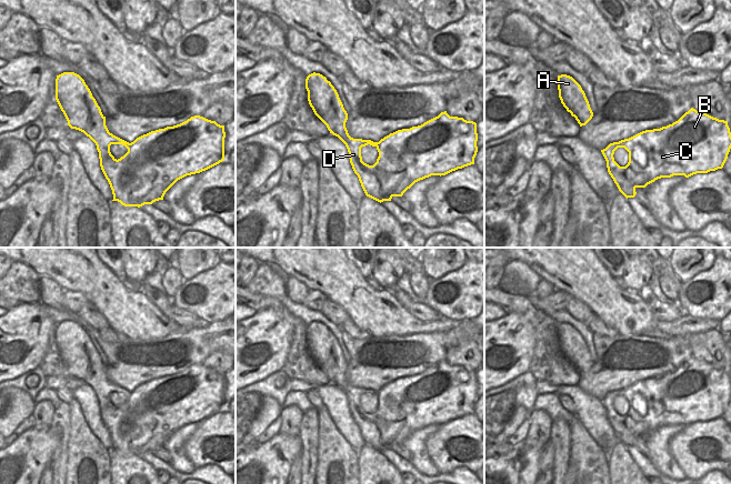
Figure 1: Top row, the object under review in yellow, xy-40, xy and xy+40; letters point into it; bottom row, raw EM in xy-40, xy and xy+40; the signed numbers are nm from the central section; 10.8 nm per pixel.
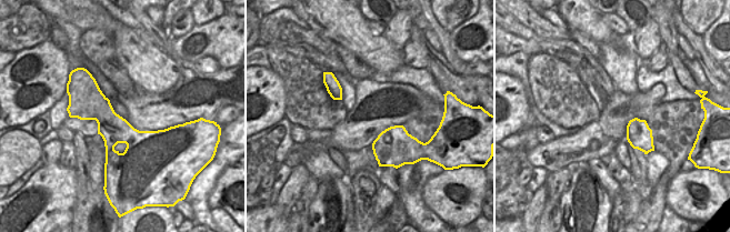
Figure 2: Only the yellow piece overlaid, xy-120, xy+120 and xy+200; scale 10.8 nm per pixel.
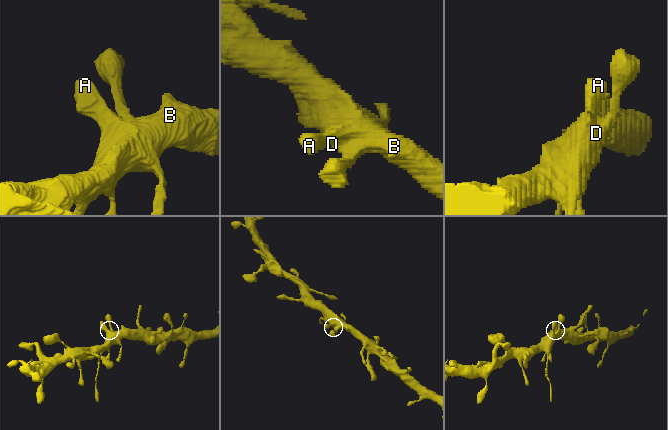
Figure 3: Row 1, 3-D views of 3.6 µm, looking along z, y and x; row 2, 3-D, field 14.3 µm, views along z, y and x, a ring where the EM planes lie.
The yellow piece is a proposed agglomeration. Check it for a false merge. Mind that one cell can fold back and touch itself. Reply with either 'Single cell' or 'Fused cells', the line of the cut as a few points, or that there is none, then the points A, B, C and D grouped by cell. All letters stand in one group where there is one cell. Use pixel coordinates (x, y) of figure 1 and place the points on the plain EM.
Single cell. No split. Groups: A B C D.

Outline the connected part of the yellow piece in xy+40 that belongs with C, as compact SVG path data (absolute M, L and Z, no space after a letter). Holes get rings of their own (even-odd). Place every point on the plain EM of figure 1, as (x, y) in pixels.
M691 356L672 373L610 392L601 401L609 423L628 447L635 445L637 436L645 436L661 426L689 426L722 417L730 397L728 370ZM618 396L629 401L625 415L614 410Z

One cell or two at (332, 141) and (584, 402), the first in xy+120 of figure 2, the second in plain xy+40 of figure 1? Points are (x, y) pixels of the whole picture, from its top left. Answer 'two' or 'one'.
two

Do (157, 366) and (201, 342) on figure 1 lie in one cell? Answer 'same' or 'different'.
same

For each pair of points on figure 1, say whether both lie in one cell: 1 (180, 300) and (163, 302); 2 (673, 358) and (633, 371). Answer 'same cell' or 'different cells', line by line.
1: different cells
2: same cell

